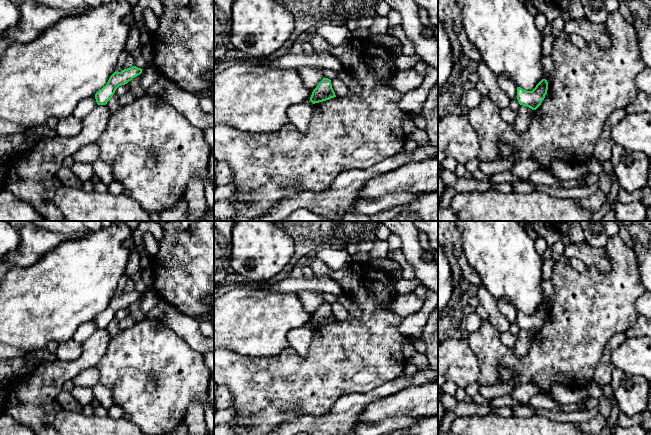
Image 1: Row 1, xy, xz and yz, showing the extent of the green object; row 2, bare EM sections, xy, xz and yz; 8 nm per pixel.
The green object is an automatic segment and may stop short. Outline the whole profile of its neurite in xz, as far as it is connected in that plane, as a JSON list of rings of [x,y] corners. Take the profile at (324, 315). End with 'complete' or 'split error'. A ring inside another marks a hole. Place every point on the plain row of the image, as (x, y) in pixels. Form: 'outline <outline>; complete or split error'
outline [[[323,302],[317,311],[313,314],[310,321],[310,325],[315,328],[329,324],[336,321],[335,316],[332,312],[331,304],[328,302]]]; complete

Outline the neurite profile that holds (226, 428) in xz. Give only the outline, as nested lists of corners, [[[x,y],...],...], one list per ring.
[[[235,420],[223,424],[214,424],[214,435],[235,435],[234,428],[236,425]]]

